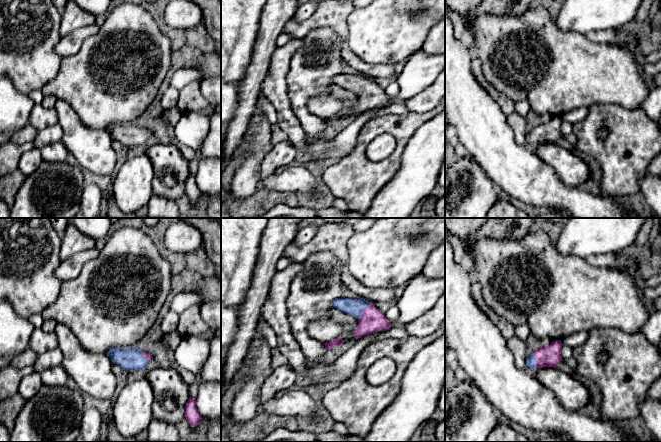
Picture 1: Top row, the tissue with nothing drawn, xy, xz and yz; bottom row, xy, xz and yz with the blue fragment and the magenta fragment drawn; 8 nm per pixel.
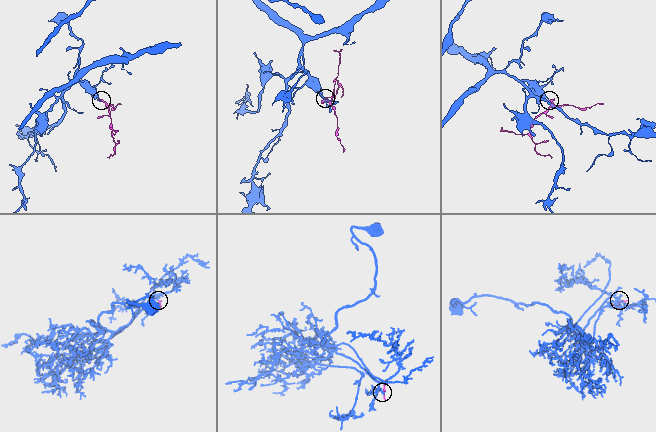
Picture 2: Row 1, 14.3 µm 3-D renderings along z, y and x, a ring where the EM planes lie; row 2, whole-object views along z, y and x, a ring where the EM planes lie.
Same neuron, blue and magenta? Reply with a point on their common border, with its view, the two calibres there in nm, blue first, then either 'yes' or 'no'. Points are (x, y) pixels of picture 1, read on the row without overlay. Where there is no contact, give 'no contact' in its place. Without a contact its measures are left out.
contact xz (364, 85); calibres 140 and 190 nm; yes

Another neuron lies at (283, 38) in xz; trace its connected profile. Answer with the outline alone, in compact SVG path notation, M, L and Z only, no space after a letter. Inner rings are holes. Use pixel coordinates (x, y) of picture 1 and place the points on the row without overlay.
M282 32L276 39L276 46L284 46L291 40L293 40L293 37L291 35Z

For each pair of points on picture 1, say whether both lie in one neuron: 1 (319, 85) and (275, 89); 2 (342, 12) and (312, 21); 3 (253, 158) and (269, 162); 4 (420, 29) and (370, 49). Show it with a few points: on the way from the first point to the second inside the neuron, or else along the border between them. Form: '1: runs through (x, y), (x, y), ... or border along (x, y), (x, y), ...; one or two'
1: border along (289, 65), (286, 85), (287, 96), (293, 111); two
2: runs through (335, 12), (319, 18); one
3: border along (271, 145), (261, 164), (260, 178); two
4: runs through (408, 29), (390, 29), (382, 37); one

